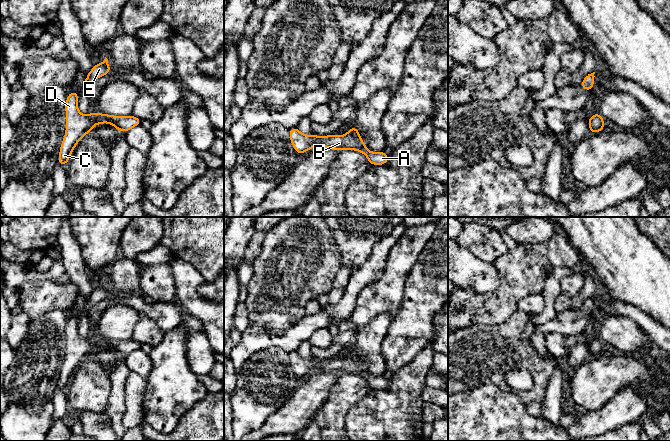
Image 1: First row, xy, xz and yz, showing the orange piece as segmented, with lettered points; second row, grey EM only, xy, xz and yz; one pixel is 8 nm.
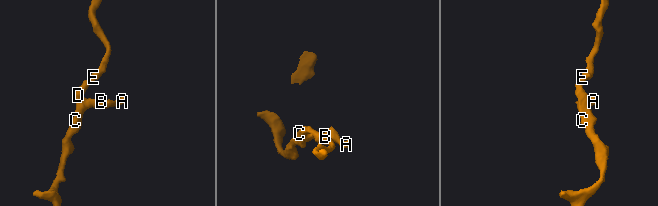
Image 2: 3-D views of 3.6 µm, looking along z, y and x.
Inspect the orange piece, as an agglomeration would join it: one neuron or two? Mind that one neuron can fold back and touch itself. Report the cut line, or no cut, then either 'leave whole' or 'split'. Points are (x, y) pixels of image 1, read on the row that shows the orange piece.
cut none; leave whole

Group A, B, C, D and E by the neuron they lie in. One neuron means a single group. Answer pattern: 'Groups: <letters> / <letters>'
Groups: A B C D E

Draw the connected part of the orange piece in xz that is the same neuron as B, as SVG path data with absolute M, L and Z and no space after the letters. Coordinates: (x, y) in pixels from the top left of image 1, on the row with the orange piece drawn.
M355 125L343 136L326 135L320 137L315 134L307 136L301 133L297 127L289 129L289 132L291 144L299 156L315 146L322 146L331 150L355 150L361 152L367 157L370 165L384 165L389 160L389 155L385 152L370 152L367 149Z

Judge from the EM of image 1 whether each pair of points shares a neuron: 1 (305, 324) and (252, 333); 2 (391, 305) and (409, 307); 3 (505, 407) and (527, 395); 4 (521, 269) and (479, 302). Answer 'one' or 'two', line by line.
1: one
2: two
3: two
4: one

